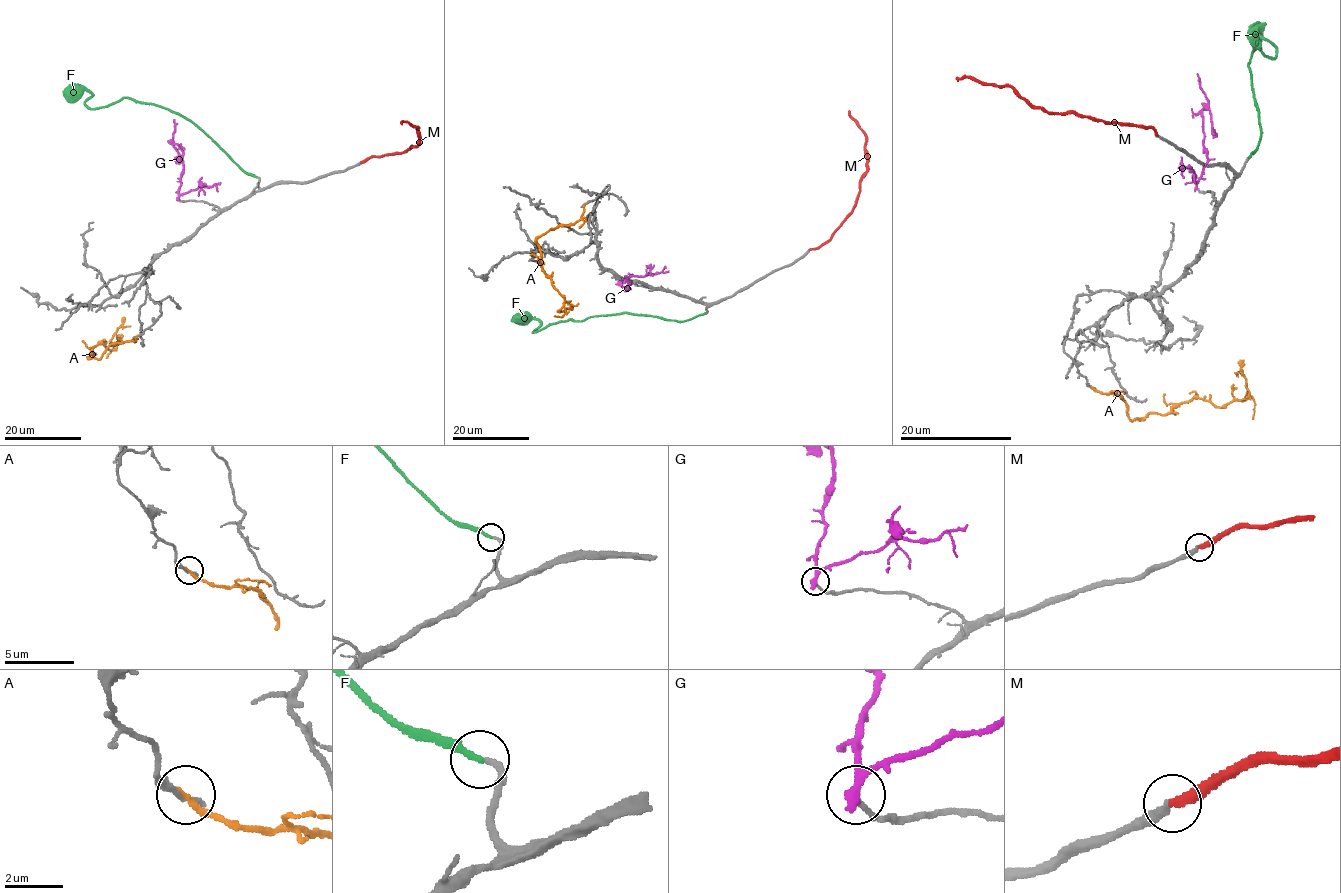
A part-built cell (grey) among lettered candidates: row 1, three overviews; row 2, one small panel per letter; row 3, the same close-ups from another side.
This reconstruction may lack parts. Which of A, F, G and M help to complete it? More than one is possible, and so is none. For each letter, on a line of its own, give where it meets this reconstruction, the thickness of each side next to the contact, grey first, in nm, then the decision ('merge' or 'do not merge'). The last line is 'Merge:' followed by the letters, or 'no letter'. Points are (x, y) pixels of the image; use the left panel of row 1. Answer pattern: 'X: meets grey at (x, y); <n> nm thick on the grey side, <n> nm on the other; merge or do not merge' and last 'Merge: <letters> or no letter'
A: meets grey at (137, 336); 200 nm thick on the grey side, 220 nm on the other; do not merge
F: meets grey at (256, 177); 240 nm thick on the grey side, 220 nm on the other; merge
G: meets grey at (178, 198); 170 nm thick on the grey side, 260 nm on the other; do not merge
M: meets grey at (361, 162); 240 nm thick on the grey side, 280 nm on the other; merge
Merge: F, M

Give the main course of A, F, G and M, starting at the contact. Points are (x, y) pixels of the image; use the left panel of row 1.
A: (137, 336), (113, 342), (99, 359), (88, 357), (99, 343), (116, 347), (112, 336), (121, 326), (130, 326)
F: (256, 177), (173, 112), (127, 97), (89, 108), (89, 92), (63, 93)
G: (178, 198), (183, 160), (182, 149), (172, 141), (173, 119)
M: (361, 162), (404, 152), (418, 143), (417, 127), (405, 121), (402, 124)

